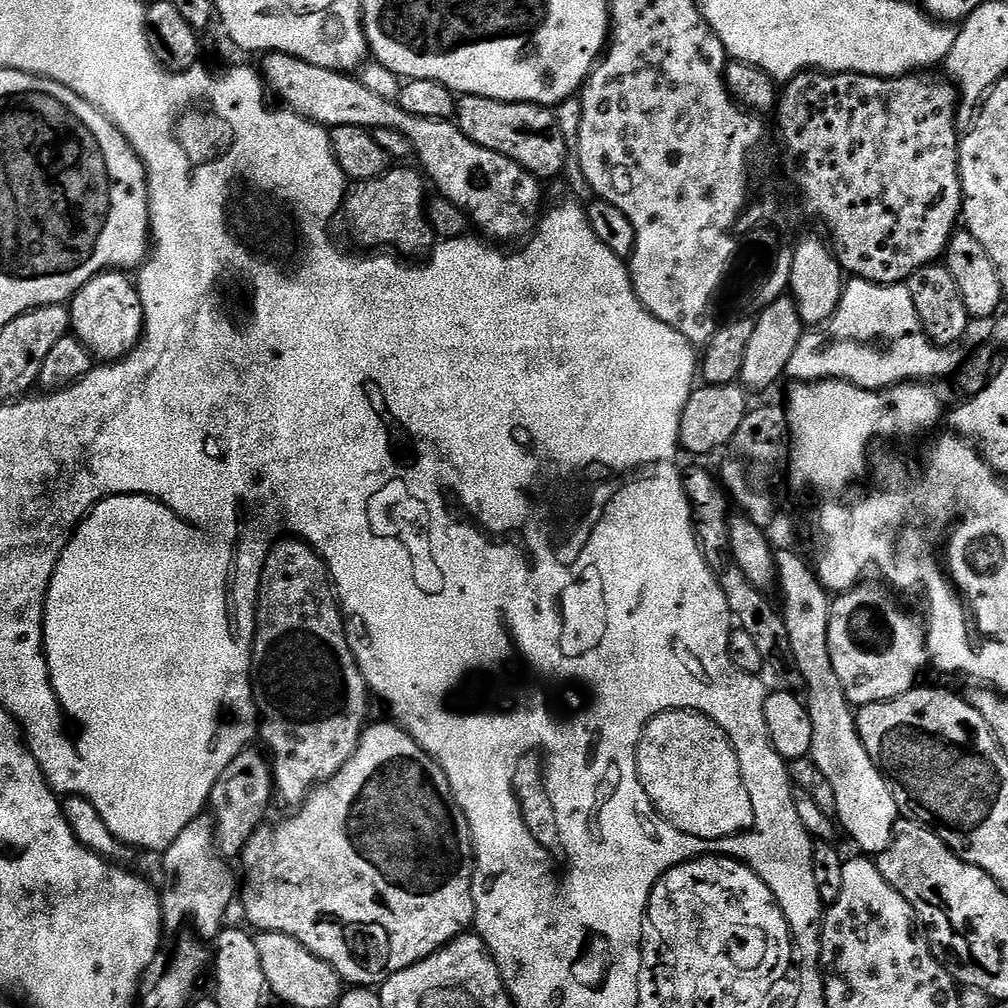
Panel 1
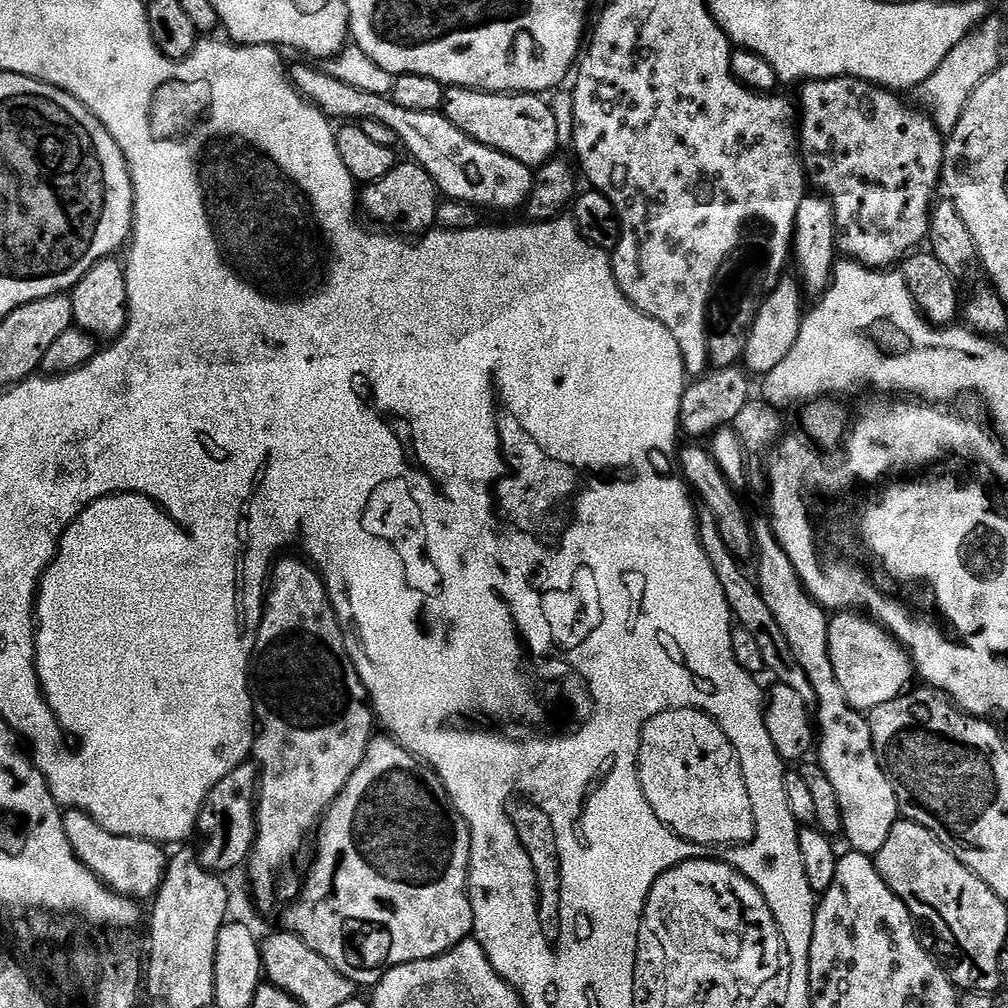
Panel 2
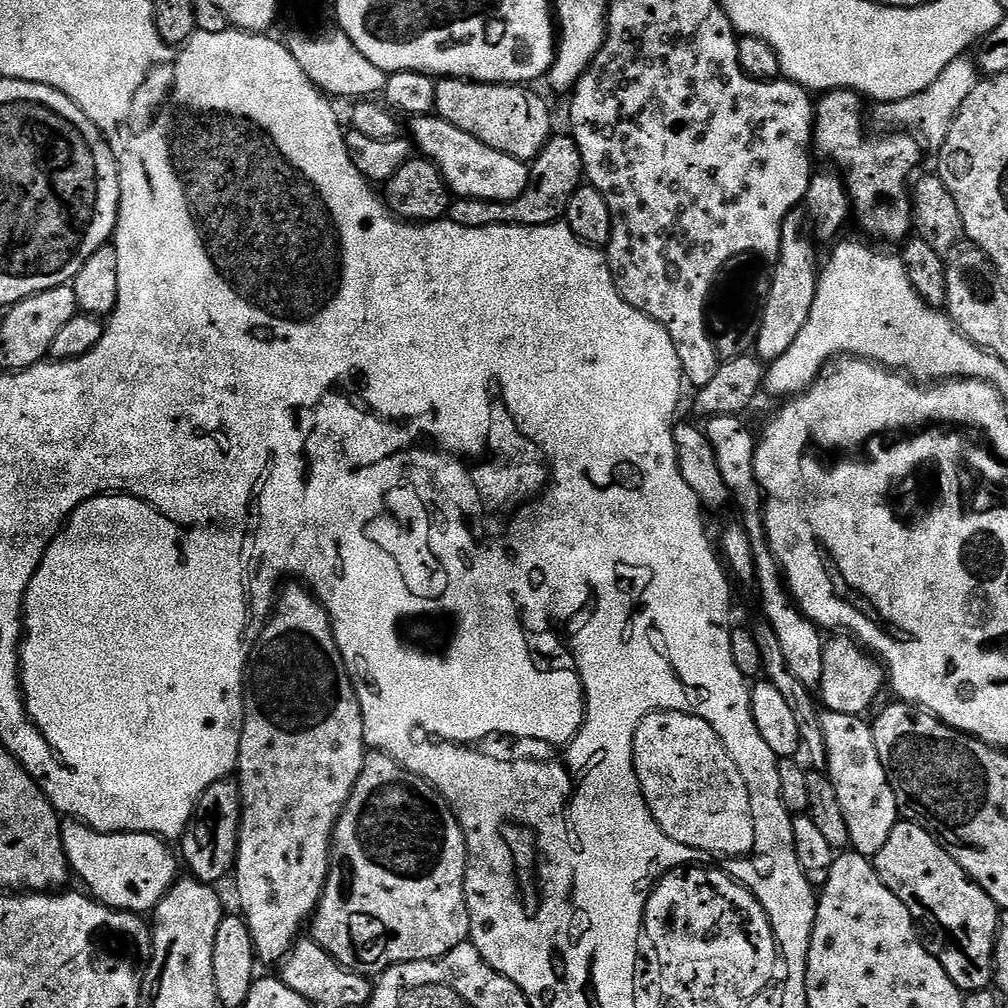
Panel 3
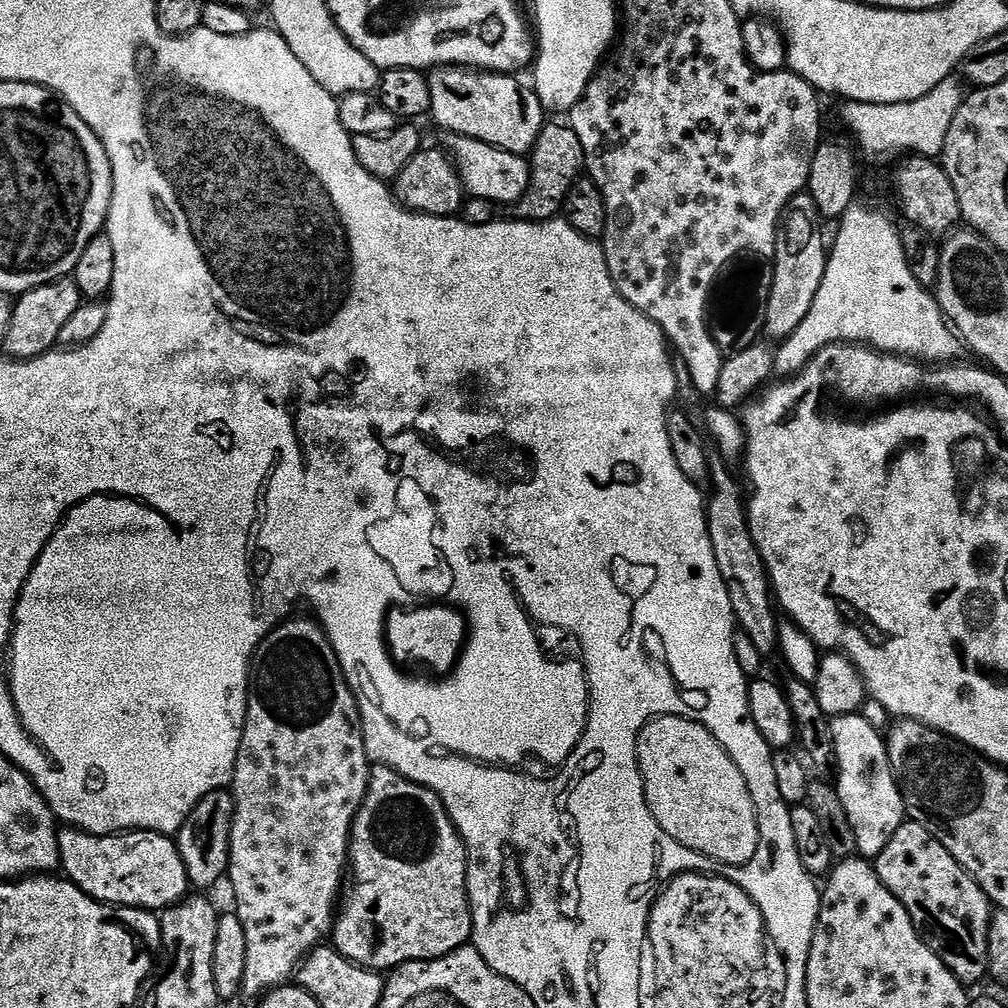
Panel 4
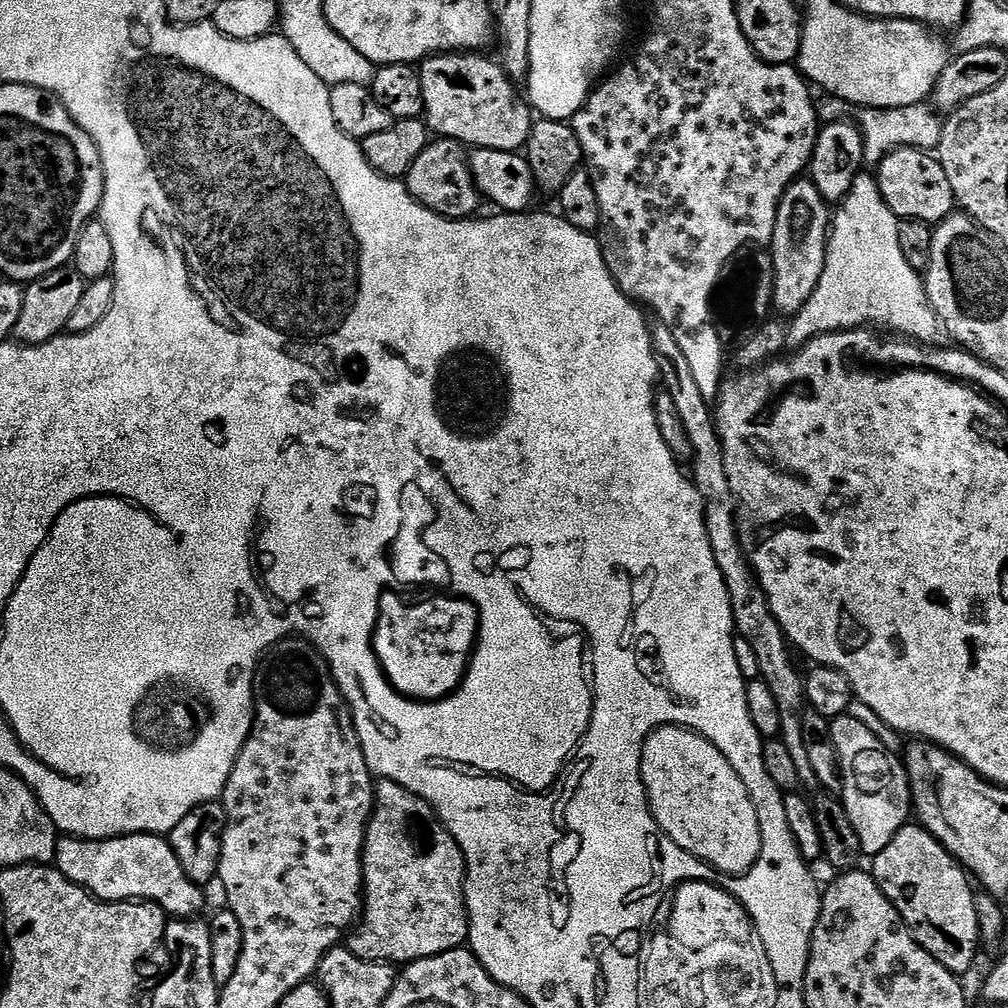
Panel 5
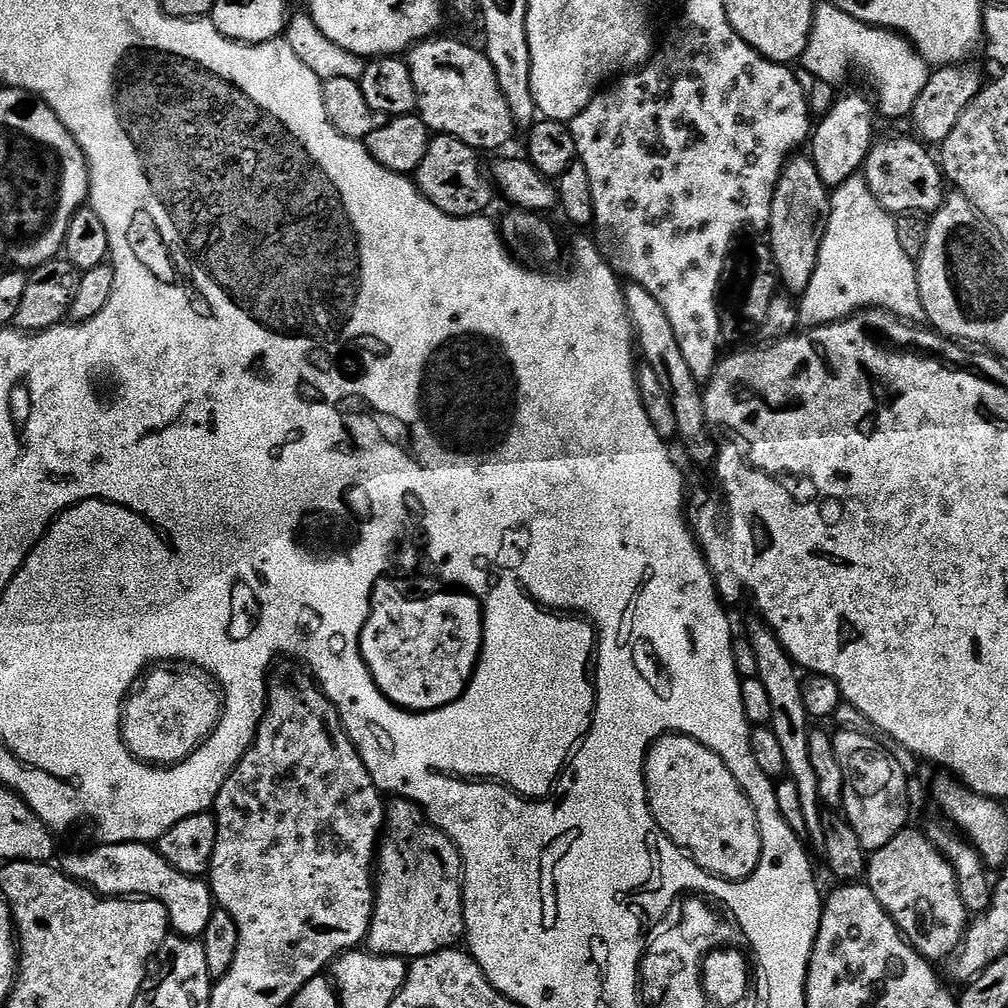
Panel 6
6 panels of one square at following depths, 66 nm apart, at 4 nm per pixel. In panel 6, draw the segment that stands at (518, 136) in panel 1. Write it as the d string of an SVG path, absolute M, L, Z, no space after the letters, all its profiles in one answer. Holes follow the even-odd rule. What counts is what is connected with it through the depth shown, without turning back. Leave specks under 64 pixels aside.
M440 38L420 41L406 56L414 78L416 112L433 133L453 136L474 149L487 153L506 147L518 125L506 106L494 66L479 47L471 48L460 40L436 39Z

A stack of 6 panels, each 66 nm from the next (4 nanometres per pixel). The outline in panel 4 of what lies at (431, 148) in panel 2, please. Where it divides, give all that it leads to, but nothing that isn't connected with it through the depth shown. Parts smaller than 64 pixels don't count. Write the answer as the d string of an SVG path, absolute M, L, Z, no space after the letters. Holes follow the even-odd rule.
M448 134L443 138L445 139L442 141L443 147L456 163L460 181L464 183L465 193L469 197L483 200L492 206L497 206L496 204L512 206L524 197L524 191L527 190L532 177L529 161L525 157L515 156L469 136Z

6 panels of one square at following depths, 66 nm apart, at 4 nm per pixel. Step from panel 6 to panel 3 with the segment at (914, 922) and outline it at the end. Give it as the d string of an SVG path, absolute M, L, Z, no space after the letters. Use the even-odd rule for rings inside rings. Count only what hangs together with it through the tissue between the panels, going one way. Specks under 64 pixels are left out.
M901 819L894 830L890 830L890 838L886 838L886 846L878 850L874 863L878 878L882 878L885 886L904 903L906 910L910 910L913 920L923 927L925 924L926 927L933 928L946 943L956 947L946 949L944 956L939 957L939 962L960 991L965 994L985 991L994 980L996 931L1000 925L1001 909L964 873L962 866L950 858L948 851L925 828L910 820Z

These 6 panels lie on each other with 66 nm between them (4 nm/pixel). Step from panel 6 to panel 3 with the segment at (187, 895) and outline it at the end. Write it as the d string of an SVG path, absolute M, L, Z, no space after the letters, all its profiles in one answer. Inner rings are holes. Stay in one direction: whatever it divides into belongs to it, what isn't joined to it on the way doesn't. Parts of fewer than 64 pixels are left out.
M64 818L60 821L60 837L71 875L77 876L100 903L118 912L151 913L178 879L177 853L150 832L99 832L79 819Z

